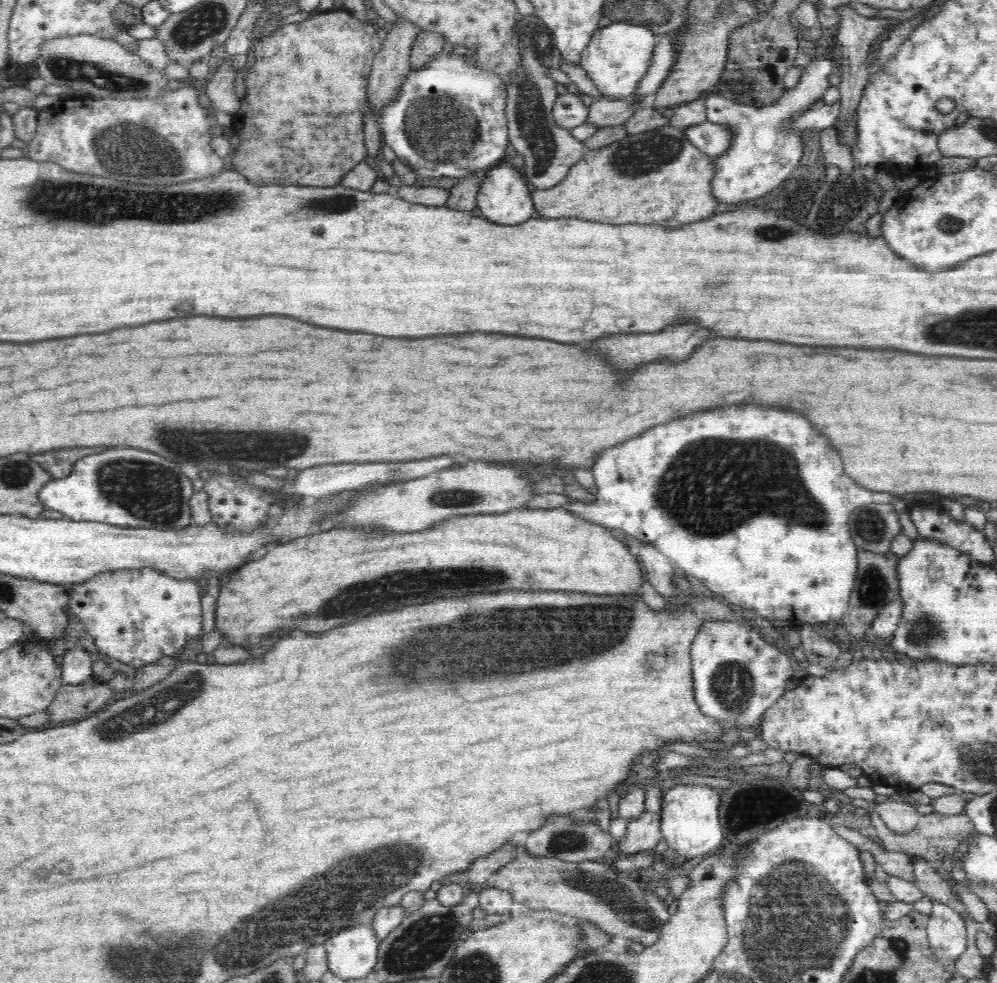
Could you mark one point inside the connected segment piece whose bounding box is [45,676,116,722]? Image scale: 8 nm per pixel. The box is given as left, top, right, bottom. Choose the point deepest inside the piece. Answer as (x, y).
(71, 702)

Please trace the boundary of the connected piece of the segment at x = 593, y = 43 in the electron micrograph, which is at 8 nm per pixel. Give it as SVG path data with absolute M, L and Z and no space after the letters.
M616 22L598 28L581 52L580 67L610 101L631 98L638 83L650 66L658 36L648 27L637 23Z

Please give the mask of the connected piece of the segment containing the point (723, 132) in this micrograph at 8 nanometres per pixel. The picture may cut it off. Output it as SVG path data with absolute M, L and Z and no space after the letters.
M708 120L684 130L687 140L712 158L723 156L733 142L731 128Z

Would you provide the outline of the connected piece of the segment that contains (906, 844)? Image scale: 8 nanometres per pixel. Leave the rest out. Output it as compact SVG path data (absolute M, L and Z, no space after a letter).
M872 807L869 808L866 817L866 821L874 825L877 842L881 842L883 848L896 852L904 852L911 858L916 857L917 860L928 861L931 868L940 868L946 856L954 856L956 854L960 842L966 841L970 838L970 835L974 835L973 822L965 813L952 816L944 816L938 813L922 814L919 823L911 831L904 834L890 830Z

